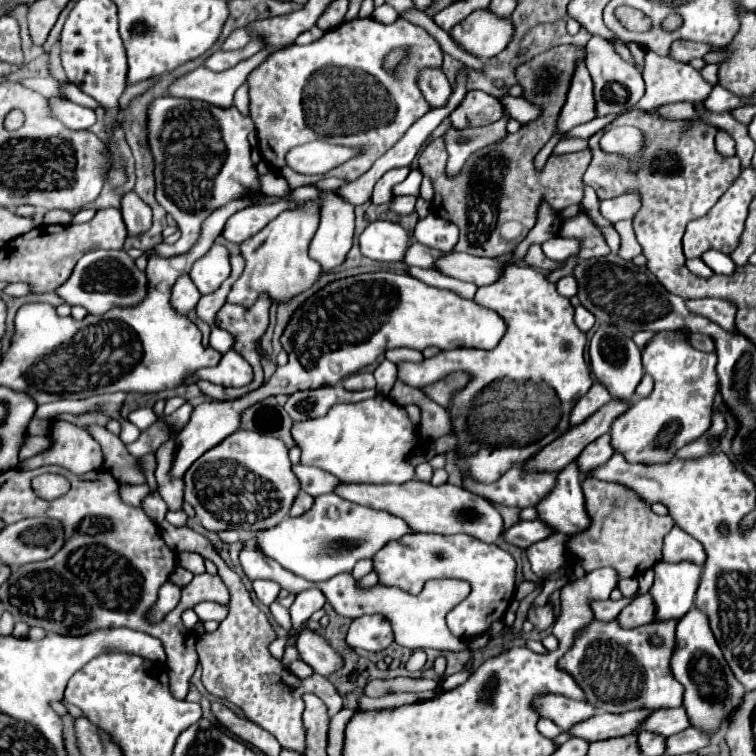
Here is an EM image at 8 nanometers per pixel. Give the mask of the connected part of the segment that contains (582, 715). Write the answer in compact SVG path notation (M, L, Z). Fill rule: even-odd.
M540 696L534 706L538 708L542 718L550 718L562 730L570 730L572 726L592 718L596 708L584 700L570 700L564 696Z

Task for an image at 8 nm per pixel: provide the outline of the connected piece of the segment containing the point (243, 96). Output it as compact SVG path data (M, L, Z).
M242 84L242 86L236 90L234 106L236 106L242 114L248 114L248 84Z

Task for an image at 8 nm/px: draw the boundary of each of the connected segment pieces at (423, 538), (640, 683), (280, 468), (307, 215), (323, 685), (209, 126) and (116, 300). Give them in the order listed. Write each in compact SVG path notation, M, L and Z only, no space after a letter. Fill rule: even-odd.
M414 534L402 540L386 544L386 548L374 554L374 570L382 584L398 586L408 594L420 594L422 586L430 578L458 578L472 586L470 596L448 612L446 624L450 632L462 640L486 632L492 624L492 614L504 614L508 608L508 598L514 596L514 558L498 548L496 544L480 542L468 534ZM442 552L442 558L436 554Z
M592 620L574 636L570 652L558 660L558 668L568 672L576 684L584 690L586 700L598 708L598 712L628 712L634 704L642 708L660 710L682 706L684 688L670 670L670 658L676 646L678 620L656 620L638 628L622 628L618 620L600 622ZM650 634L664 638L662 646L648 642Z
M238 430L210 452L200 456L184 476L184 500L192 504L196 518L206 530L258 530L280 524L300 492L300 480L292 470L288 446L258 432Z
M304 202L298 210L286 210L268 222L258 234L250 236L240 244L240 256L246 260L246 268L238 282L234 282L228 302L244 308L254 306L254 302L266 294L274 304L286 304L294 296L312 288L320 278L318 262L308 256L308 246L318 230L320 210L314 202Z
M172 524L160 526L160 534L174 552L188 550L188 552L198 552L204 558L210 558L218 568L218 576L226 582L226 586L230 590L228 616L220 622L216 632L200 636L198 644L196 644L200 664L204 670L204 674L202 674L204 688L210 694L236 704L248 720L252 720L260 728L268 730L282 744L282 748L304 754L306 728L302 724L302 712L304 712L302 696L308 692L316 694L328 706L330 716L334 716L344 706L342 696L338 694L336 686L320 674L312 674L308 678L298 678L278 658L274 658L270 654L268 646L272 640L276 640L276 632L274 632L272 624L268 622L266 614L258 606L254 606L240 576L232 568L228 568L228 564L220 558L220 554L216 552L216 548L212 546L212 542L208 538L194 532L190 526L176 528Z
M158 98L150 110L148 140L156 160L156 200L176 220L182 236L176 244L158 244L156 252L164 256L184 254L190 250L202 230L202 222L220 206L250 198L260 202L260 176L250 160L248 134L254 130L250 116L242 116L236 108L222 112L210 104L184 98Z
M92 250L86 252L68 282L58 290L58 296L70 306L84 306L90 314L104 314L116 306L136 306L148 296L148 276L138 270L134 260L124 250Z

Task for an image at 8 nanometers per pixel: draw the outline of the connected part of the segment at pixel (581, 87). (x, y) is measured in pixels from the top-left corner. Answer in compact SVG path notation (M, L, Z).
M584 60L576 62L576 70L570 82L566 104L558 118L558 130L568 132L578 124L584 124L596 116L594 106L594 84Z

